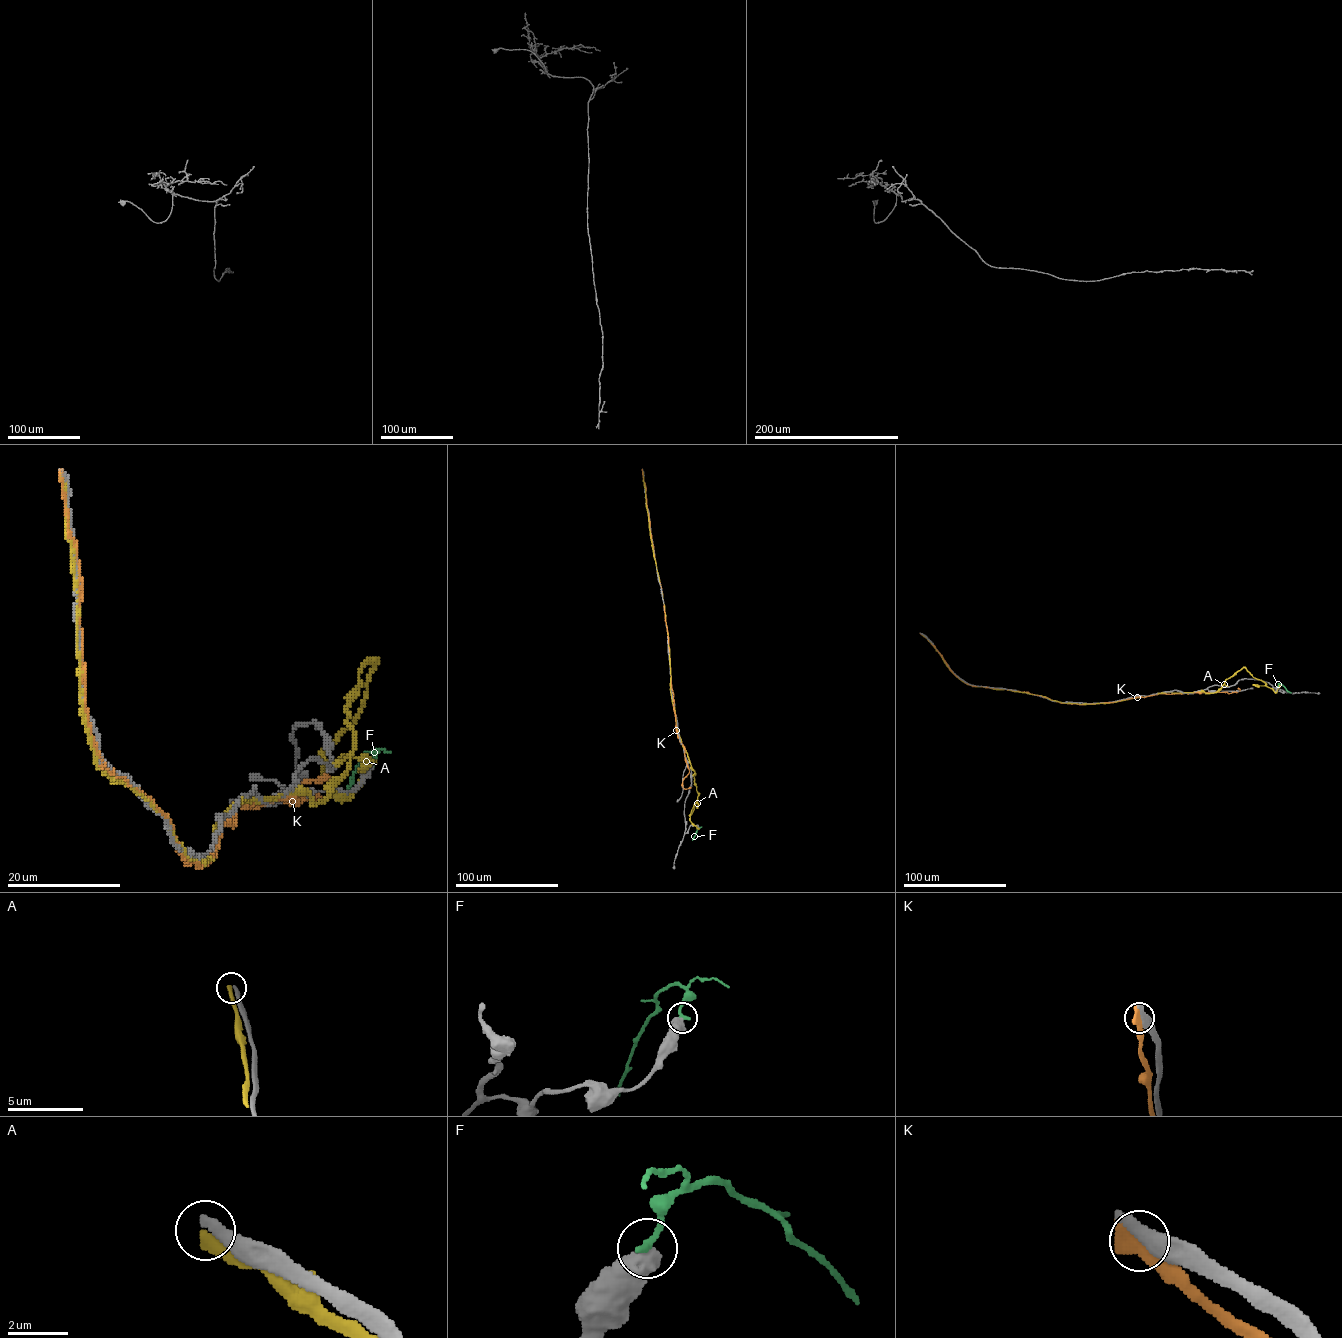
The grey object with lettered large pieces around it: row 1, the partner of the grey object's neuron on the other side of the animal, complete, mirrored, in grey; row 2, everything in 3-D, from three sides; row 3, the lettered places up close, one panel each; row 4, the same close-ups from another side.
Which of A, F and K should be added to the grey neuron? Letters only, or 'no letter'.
no letter

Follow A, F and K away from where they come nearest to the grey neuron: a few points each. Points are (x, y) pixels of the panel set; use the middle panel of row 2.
A: (642, 469), (668, 637), (676, 726), (695, 773), (698, 794), (690, 821), (699, 828)
F: (698, 827), (692, 840)
K: (642, 469), (667, 630), (676, 729), (689, 770), (682, 787), (691, 787)

